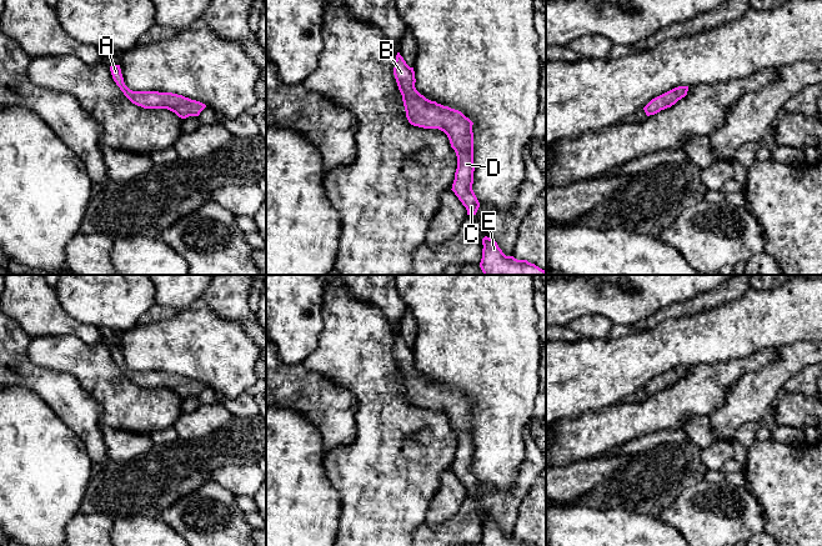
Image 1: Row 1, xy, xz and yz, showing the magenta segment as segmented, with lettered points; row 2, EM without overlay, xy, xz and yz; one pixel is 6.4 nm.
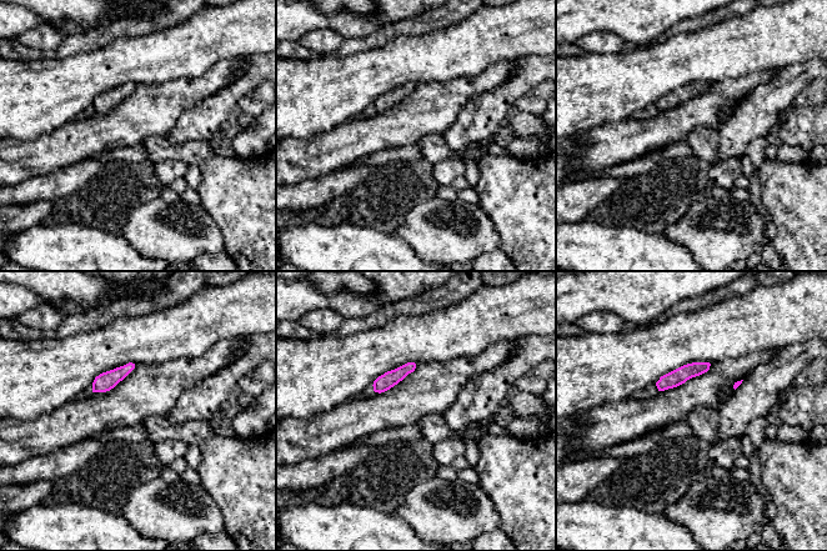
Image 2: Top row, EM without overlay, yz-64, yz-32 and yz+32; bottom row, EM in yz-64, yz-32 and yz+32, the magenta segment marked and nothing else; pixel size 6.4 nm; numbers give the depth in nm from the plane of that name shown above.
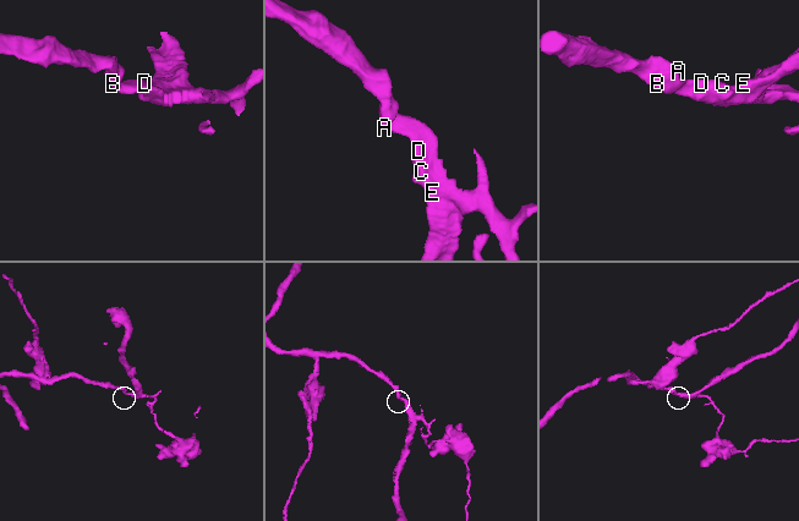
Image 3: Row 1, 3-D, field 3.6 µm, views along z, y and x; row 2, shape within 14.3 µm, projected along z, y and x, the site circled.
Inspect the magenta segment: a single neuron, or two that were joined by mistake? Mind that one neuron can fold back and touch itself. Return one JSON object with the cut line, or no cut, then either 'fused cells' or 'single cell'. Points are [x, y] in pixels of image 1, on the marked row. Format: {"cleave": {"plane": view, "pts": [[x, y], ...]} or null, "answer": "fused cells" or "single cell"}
{"cleave": null, "answer": "single cell"}

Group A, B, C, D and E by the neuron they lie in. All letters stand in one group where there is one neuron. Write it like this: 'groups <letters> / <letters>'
groups A B C D E

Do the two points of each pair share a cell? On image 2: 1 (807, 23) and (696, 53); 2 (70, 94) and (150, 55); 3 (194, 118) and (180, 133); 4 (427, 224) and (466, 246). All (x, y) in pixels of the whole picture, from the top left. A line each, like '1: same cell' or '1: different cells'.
1: same cell
2: same cell
3: same cell
4: same cell

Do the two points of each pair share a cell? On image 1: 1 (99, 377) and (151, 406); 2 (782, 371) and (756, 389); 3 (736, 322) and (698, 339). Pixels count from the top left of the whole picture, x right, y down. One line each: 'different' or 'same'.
1: same
2: same
3: same

